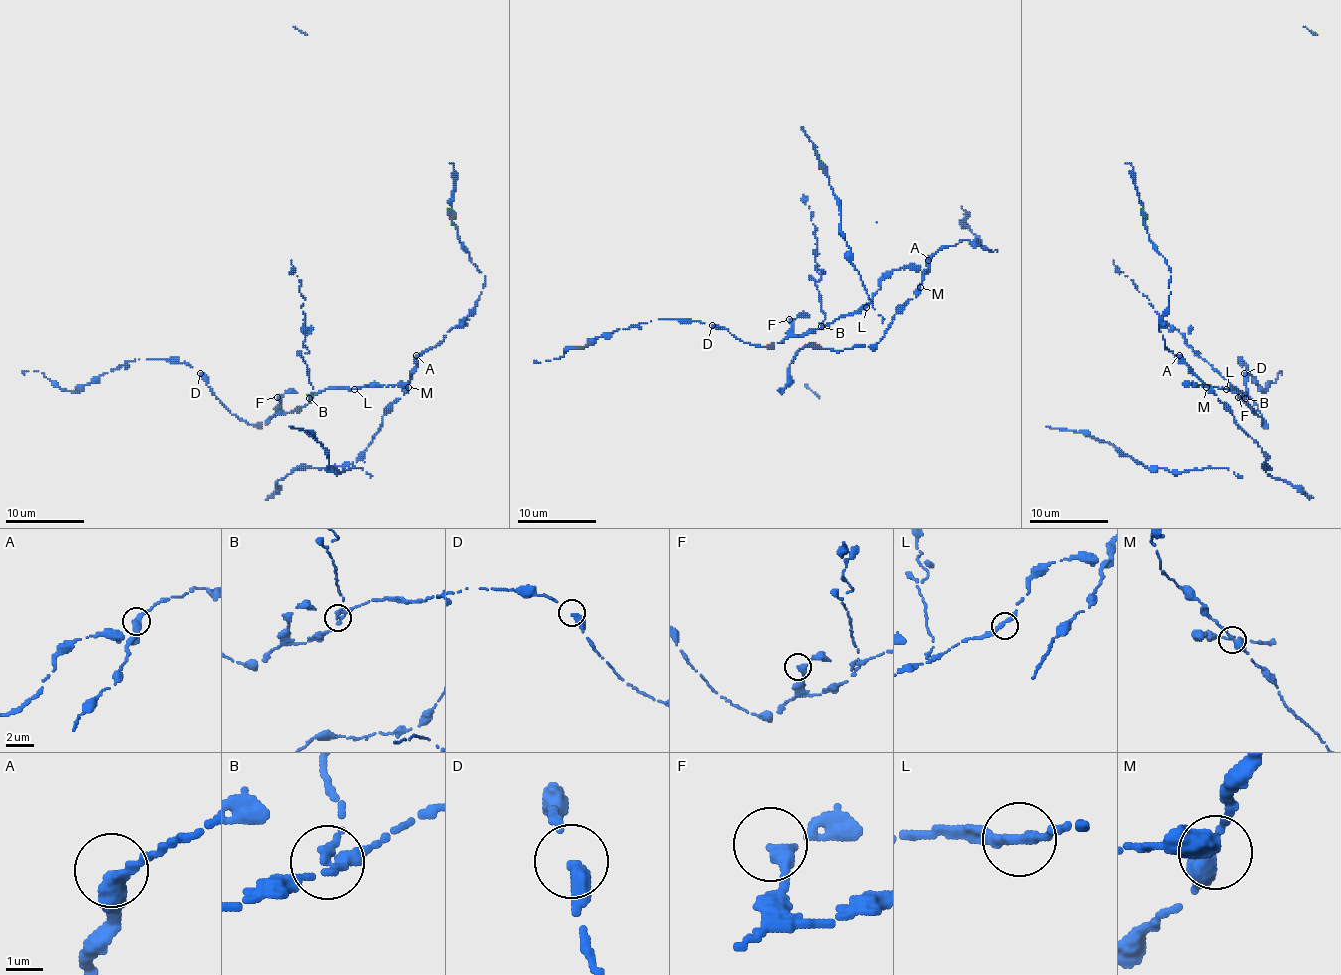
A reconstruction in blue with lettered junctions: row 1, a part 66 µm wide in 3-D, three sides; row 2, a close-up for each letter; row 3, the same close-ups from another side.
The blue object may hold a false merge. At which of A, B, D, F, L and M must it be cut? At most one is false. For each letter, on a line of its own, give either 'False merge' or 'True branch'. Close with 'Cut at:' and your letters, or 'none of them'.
A: True branch
B: False merge
D: True branch
F: True branch
L: True branch
M: True branch
Cut at: B

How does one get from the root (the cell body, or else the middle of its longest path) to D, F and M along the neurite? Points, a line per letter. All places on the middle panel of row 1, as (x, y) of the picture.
D: (930, 260), (922, 273), (892, 269), (857, 313), (781, 343), (750, 345), (712, 325)
F: (930, 260), (922, 273), (892, 269), (868, 303), (823, 329), (795, 335), (789, 319)
M: (930, 260), (930, 267), (924, 273), (920, 287)

